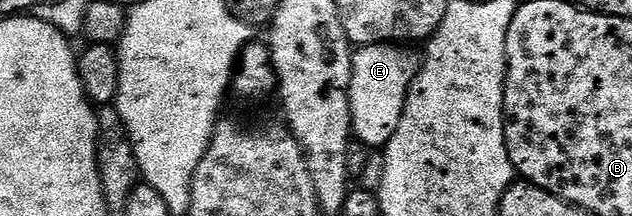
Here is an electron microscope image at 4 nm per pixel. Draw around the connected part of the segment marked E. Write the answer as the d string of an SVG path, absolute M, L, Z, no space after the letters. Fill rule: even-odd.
M399 43L365 44L357 47L352 54L352 77L348 87L348 101L352 111L352 134L359 143L369 150L383 149L384 145L394 138L394 130L398 130L398 122L402 122L402 110L408 97L410 86L420 69L421 53L411 52L411 47Z

